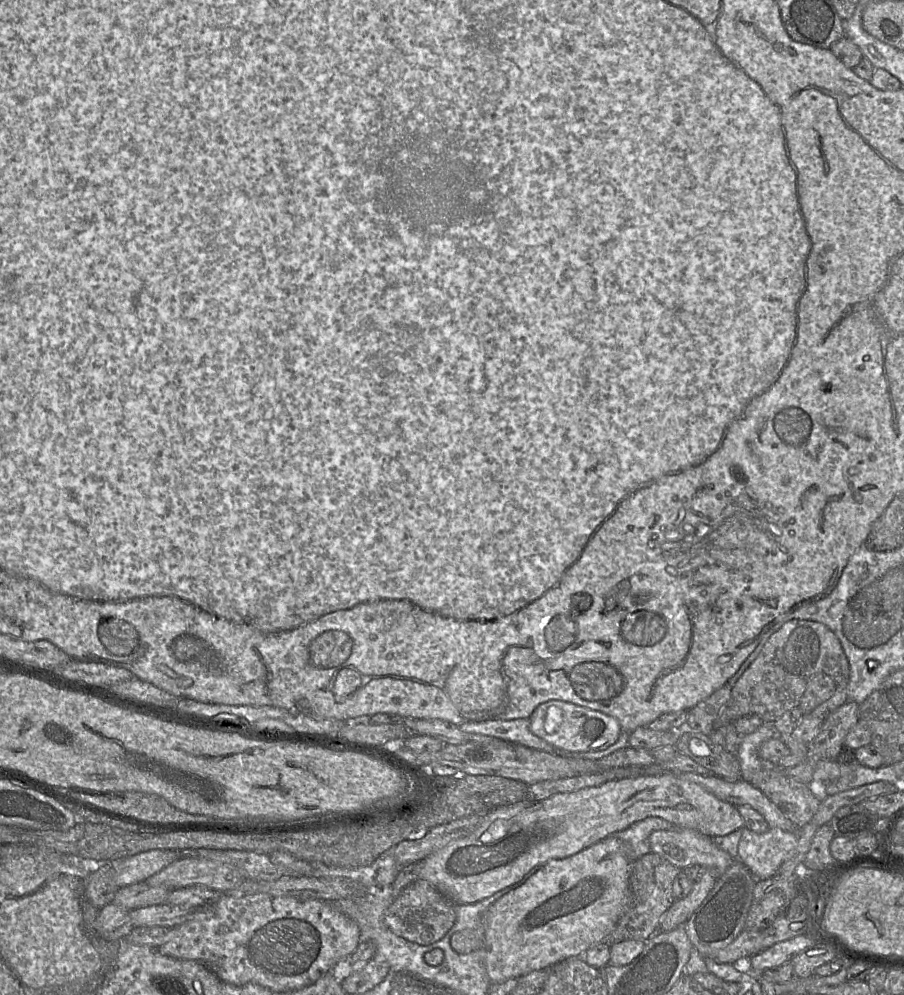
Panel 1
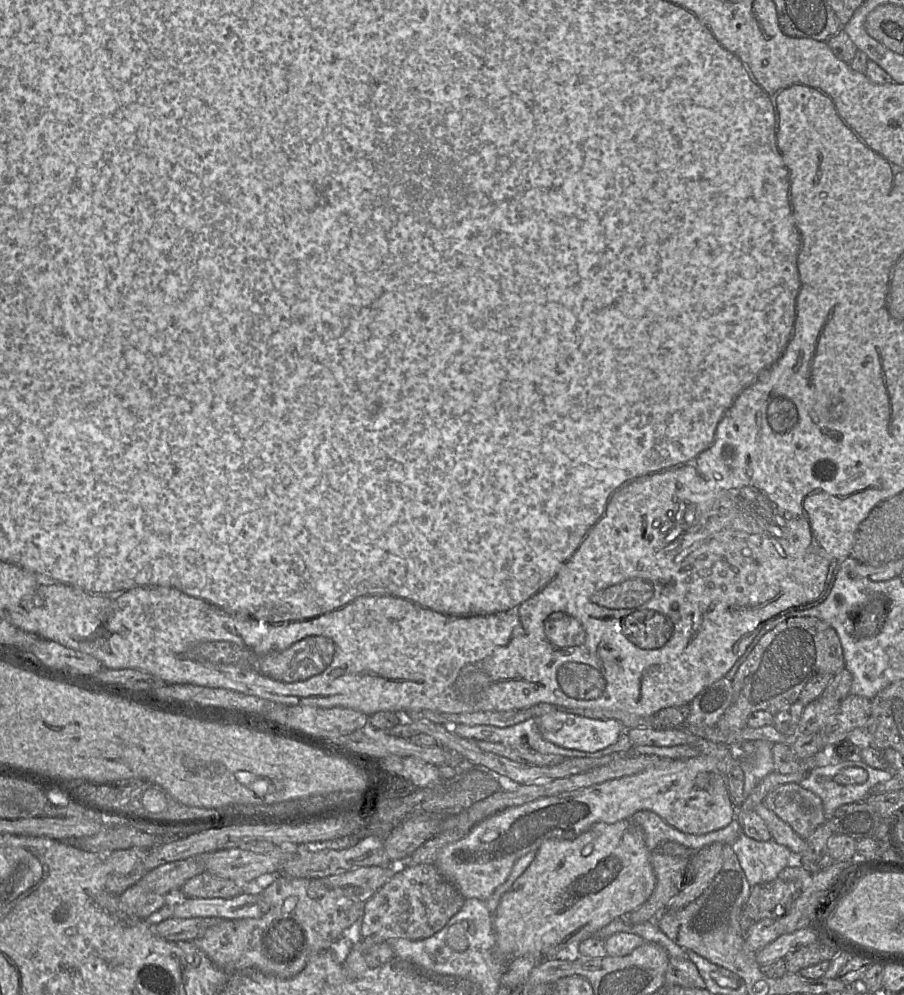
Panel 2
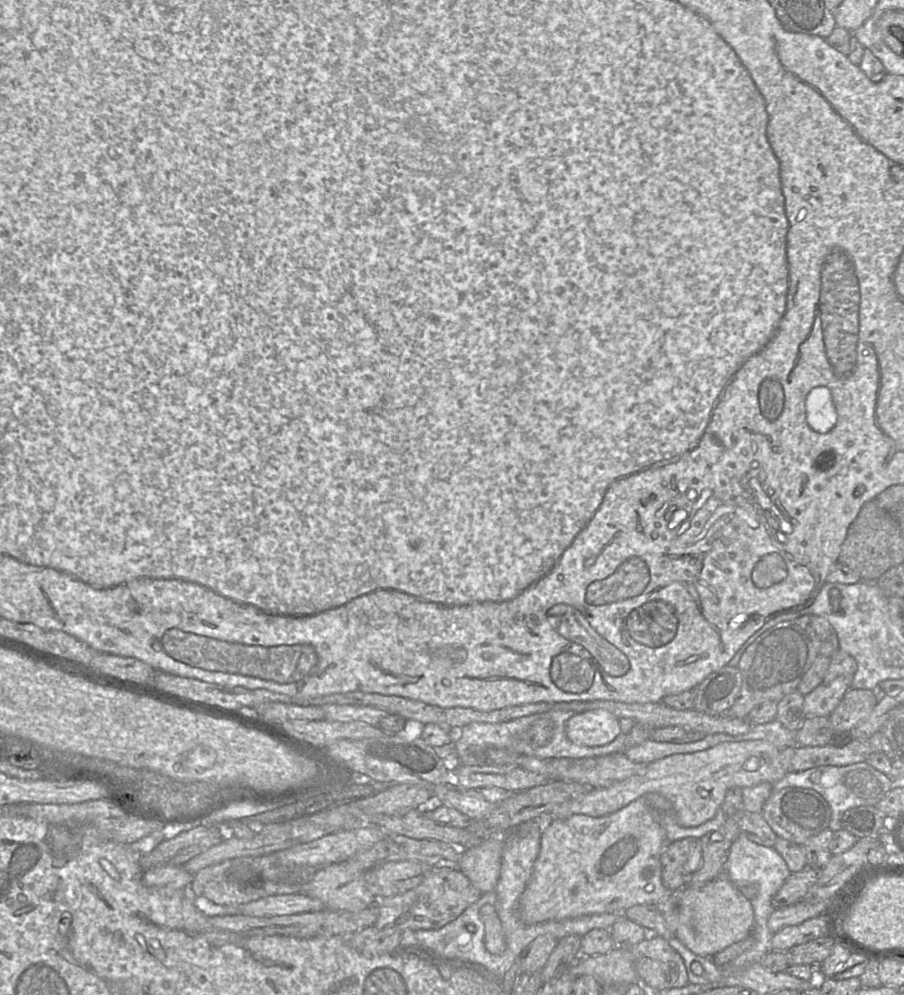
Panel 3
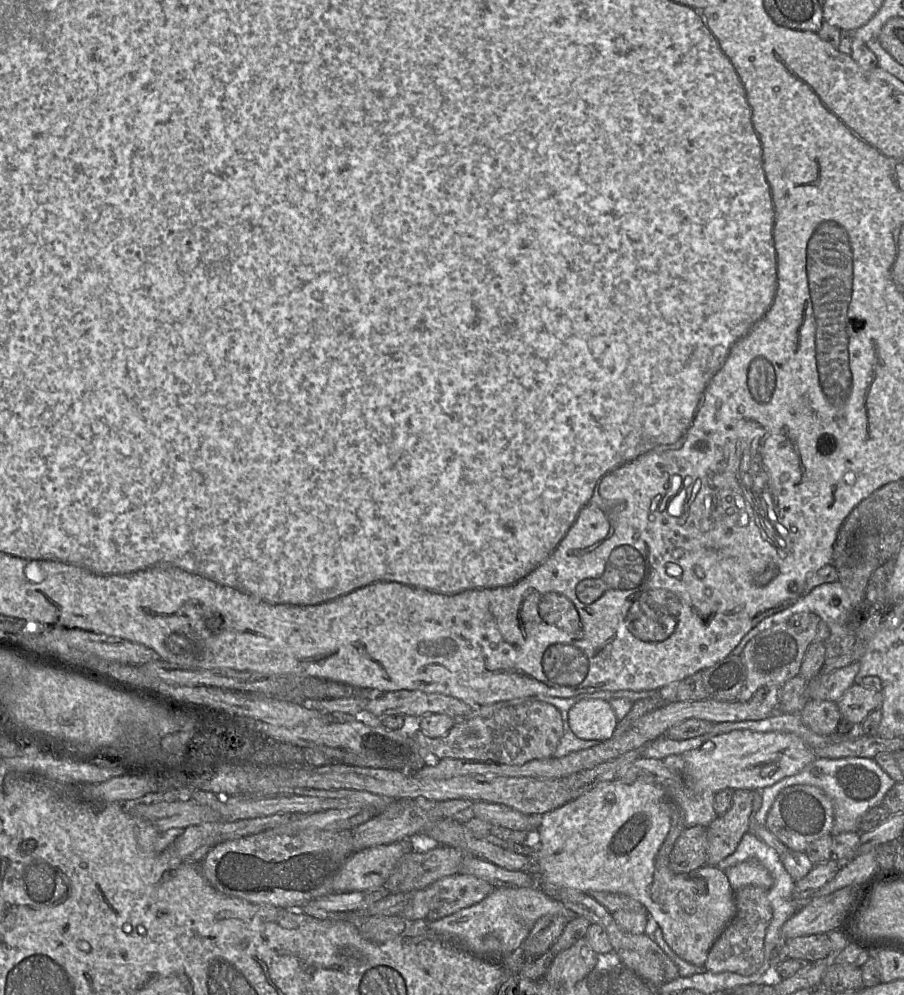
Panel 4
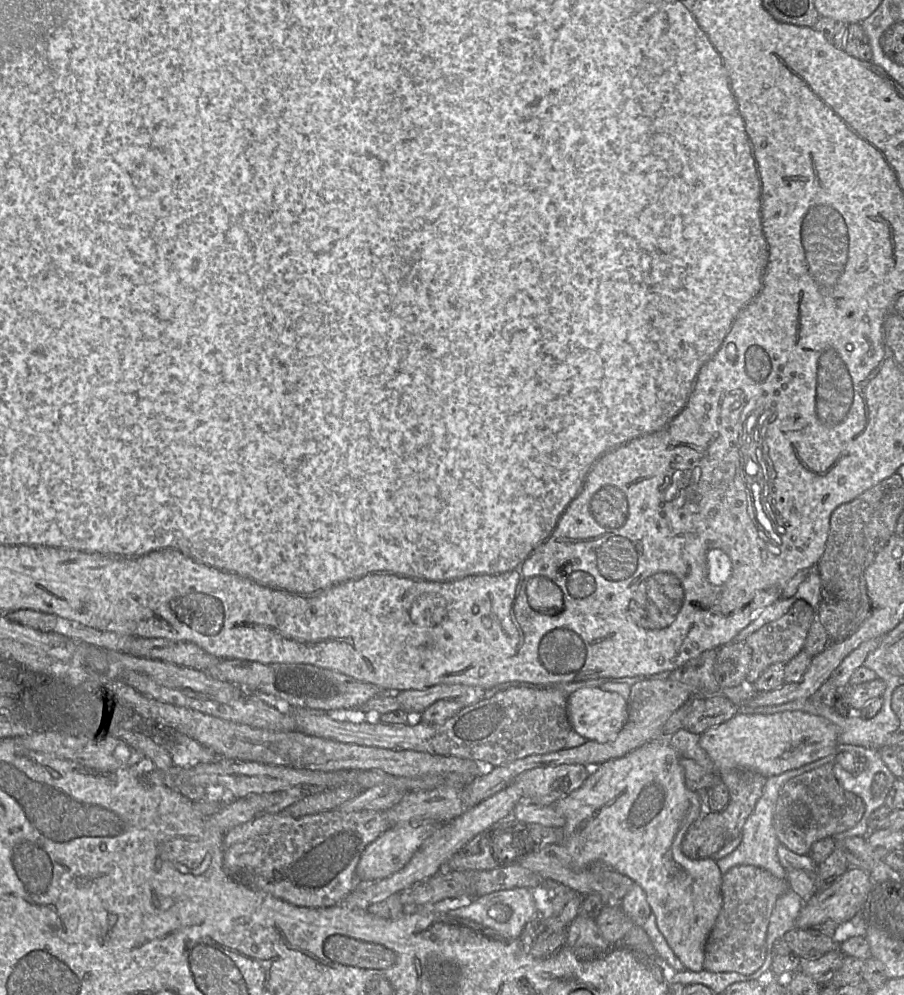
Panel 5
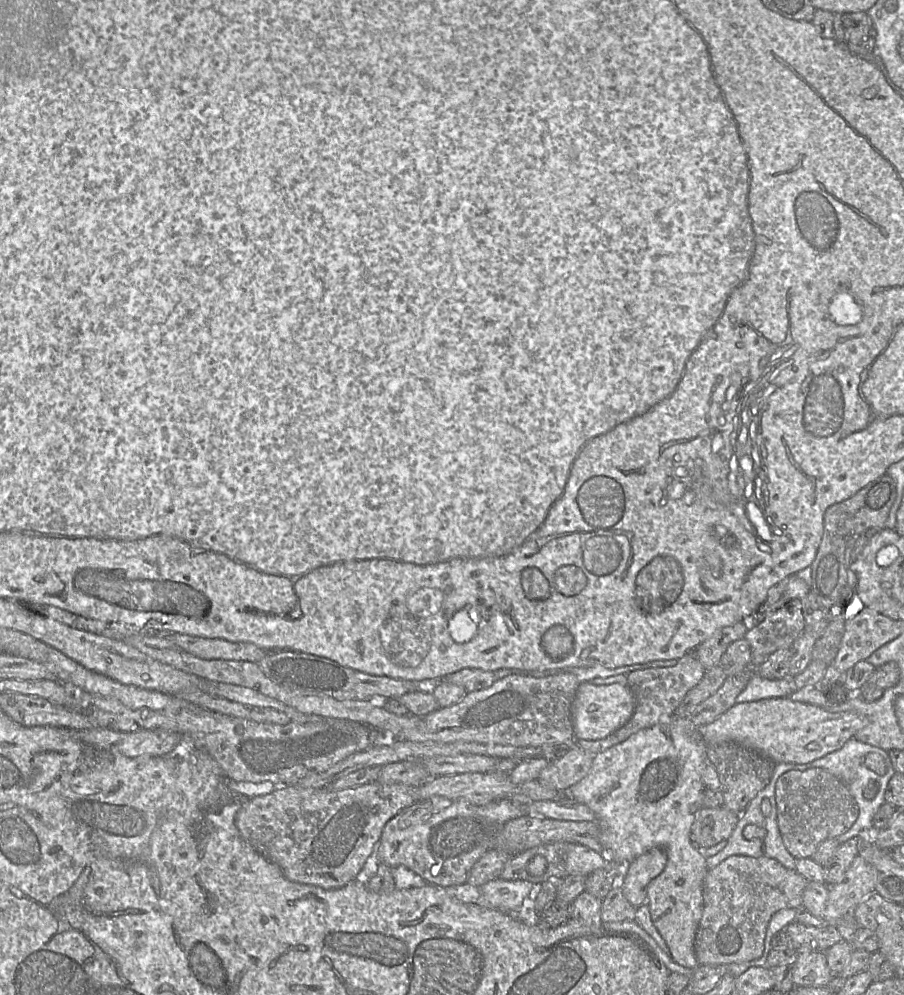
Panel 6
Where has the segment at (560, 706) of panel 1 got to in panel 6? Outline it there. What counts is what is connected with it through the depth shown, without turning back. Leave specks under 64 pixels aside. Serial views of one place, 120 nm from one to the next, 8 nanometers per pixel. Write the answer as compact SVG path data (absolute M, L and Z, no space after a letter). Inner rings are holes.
M581 683L572 704L574 740L603 739L624 726L632 717L634 710L635 698L627 684Z

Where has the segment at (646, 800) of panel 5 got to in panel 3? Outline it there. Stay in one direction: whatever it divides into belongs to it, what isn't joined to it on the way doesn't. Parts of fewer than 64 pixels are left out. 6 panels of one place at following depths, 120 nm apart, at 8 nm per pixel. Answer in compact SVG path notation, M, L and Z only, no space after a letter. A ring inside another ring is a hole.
M640 797L626 807L603 817L591 817L584 814L575 814L566 819L556 819L546 828L540 837L540 850L535 860L531 878L520 898L519 916L528 925L546 921L559 921L593 914L623 914L635 905L651 904L663 914L673 936L696 955L712 958L716 953L728 946L745 939L754 927L754 911L752 903L728 878L716 878L702 886L685 886L677 890L667 889L662 883L661 854L667 846L666 832L660 824L660 814L650 807L645 797Z

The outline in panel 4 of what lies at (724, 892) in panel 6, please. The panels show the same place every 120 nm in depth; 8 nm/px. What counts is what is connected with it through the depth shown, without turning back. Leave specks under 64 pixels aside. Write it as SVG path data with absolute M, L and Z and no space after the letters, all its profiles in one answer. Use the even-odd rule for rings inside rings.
M746 886L735 891L736 914L712 945L704 965L706 971L733 972L748 976L761 967L764 961L764 938L773 917L768 890L757 886Z

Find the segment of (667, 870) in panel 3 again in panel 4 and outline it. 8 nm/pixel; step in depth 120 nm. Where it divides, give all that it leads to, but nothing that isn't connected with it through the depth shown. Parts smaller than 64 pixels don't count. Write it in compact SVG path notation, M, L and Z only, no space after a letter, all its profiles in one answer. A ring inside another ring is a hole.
M704 826L684 829L670 854L669 864L674 873L688 873L707 864L708 837Z

